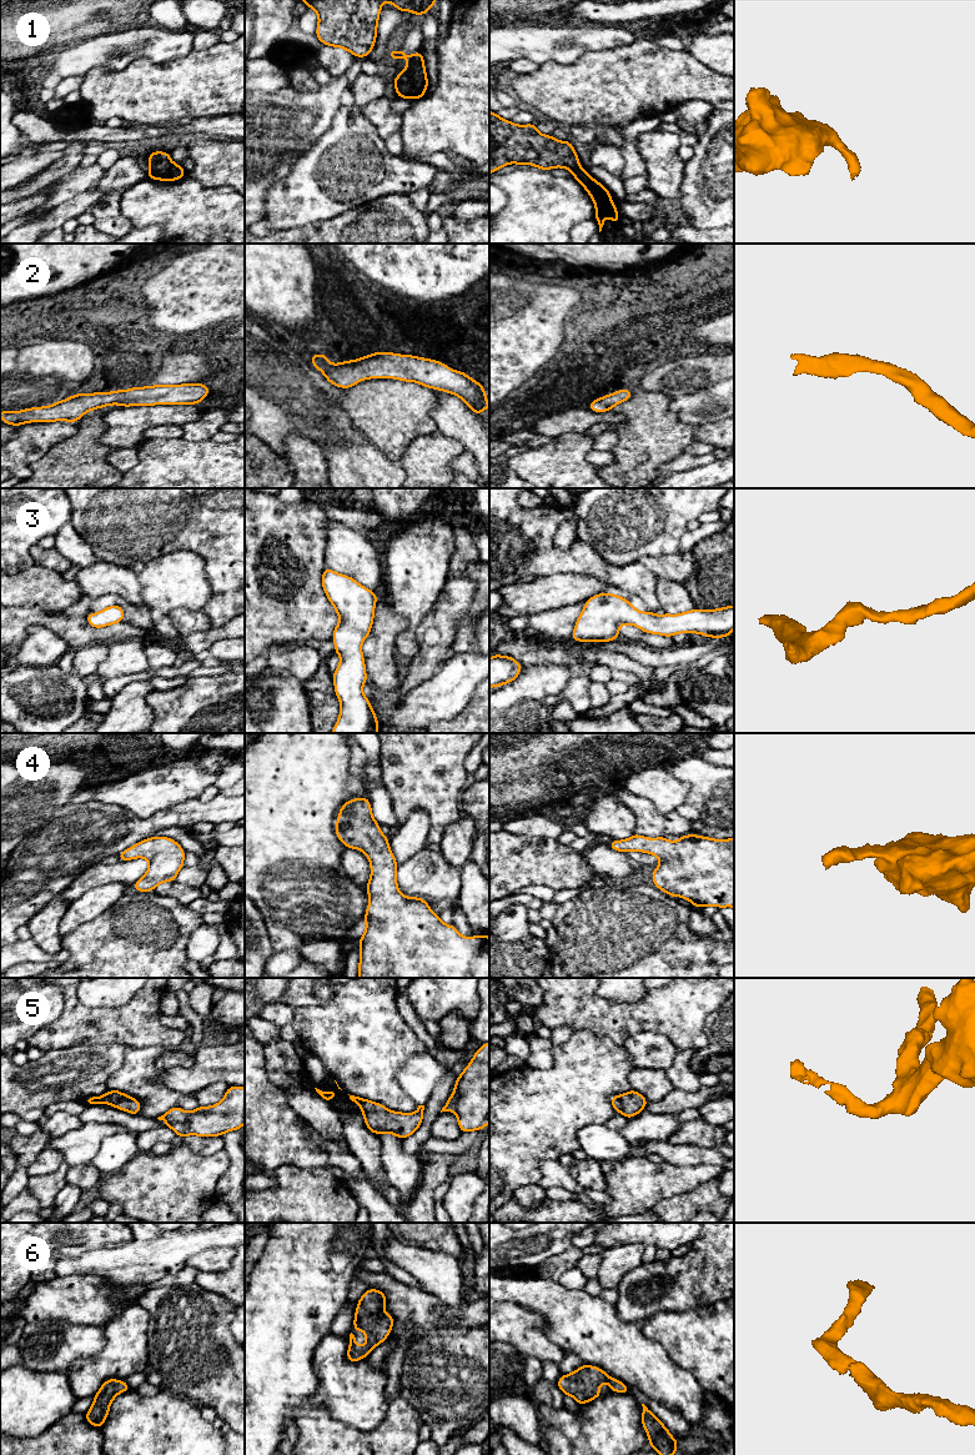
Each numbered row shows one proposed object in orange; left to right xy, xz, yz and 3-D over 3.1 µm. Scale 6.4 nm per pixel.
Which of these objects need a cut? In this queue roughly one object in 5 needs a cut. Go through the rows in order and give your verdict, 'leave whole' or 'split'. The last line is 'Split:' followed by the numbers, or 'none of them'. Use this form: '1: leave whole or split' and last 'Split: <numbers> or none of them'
1: leave whole
2: leave whole
3: leave whole
4: leave whole
5: leave whole
6: leave whole
Split: none of them

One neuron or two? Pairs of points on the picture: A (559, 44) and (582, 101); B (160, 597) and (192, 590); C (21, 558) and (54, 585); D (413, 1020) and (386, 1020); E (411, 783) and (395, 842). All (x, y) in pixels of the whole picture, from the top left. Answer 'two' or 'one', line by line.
A: two
B: one
C: two
D: two
E: two

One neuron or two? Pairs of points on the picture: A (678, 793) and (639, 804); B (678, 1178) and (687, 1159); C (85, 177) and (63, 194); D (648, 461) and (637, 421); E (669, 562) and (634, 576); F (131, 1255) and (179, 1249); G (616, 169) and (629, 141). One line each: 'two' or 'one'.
A: two
B: two
C: one
D: one
E: two
F: one
G: two

